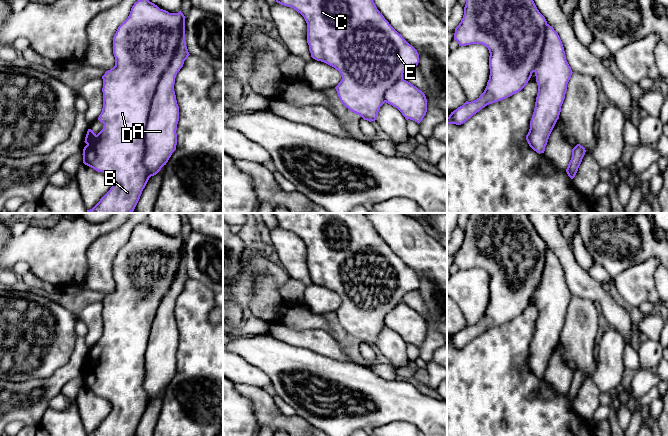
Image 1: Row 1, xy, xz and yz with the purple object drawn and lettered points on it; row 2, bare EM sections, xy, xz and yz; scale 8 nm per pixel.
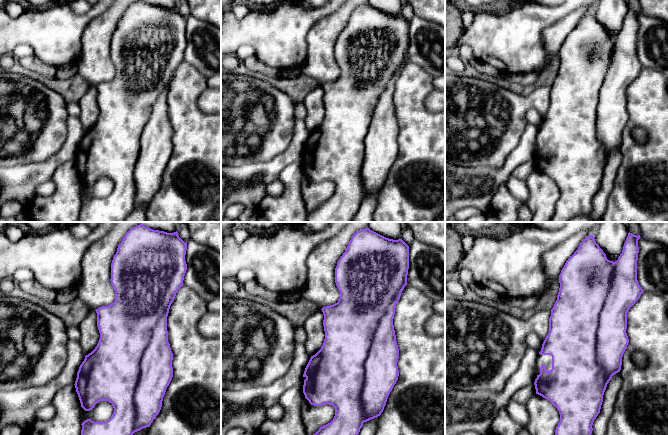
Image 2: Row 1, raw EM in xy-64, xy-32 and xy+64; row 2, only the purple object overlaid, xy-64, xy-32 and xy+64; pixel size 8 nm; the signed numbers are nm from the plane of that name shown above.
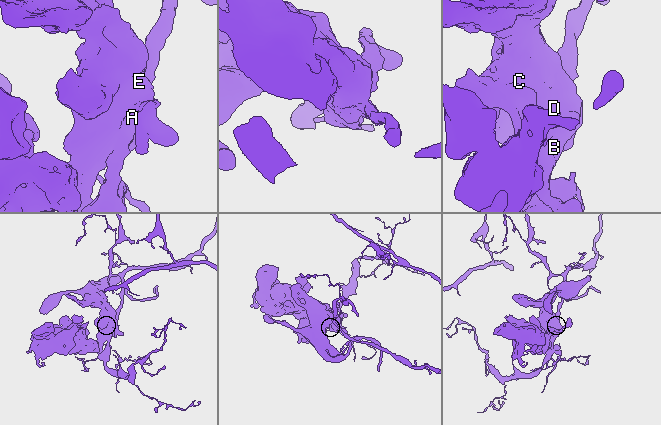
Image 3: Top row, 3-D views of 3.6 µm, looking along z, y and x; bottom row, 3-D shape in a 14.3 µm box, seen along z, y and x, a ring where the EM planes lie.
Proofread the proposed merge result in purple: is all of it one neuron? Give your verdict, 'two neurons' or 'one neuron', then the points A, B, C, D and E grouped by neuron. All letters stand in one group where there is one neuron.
two neurons; A / B C D E

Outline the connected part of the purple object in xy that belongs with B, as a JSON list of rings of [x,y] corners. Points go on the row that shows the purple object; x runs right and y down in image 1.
[[[138,0],[134,3],[131,8],[128,18],[118,27],[114,37],[113,37],[113,54],[115,57],[115,66],[110,70],[106,71],[102,76],[103,79],[103,108],[102,112],[98,117],[98,120],[104,124],[104,128],[96,135],[93,130],[88,129],[85,143],[87,144],[83,149],[83,163],[98,172],[106,173],[112,179],[112,187],[110,190],[100,199],[100,201],[87,213],[132,213],[140,199],[143,189],[145,188],[149,176],[146,168],[144,167],[143,159],[146,150],[146,137],[145,128],[149,116],[149,111],[151,109],[151,101],[155,94],[157,84],[159,83],[165,69],[168,67],[173,54],[176,52],[178,43],[182,36],[185,34],[185,16],[181,11],[178,13],[169,13],[166,10],[160,9],[157,5],[150,2],[149,0]]]

